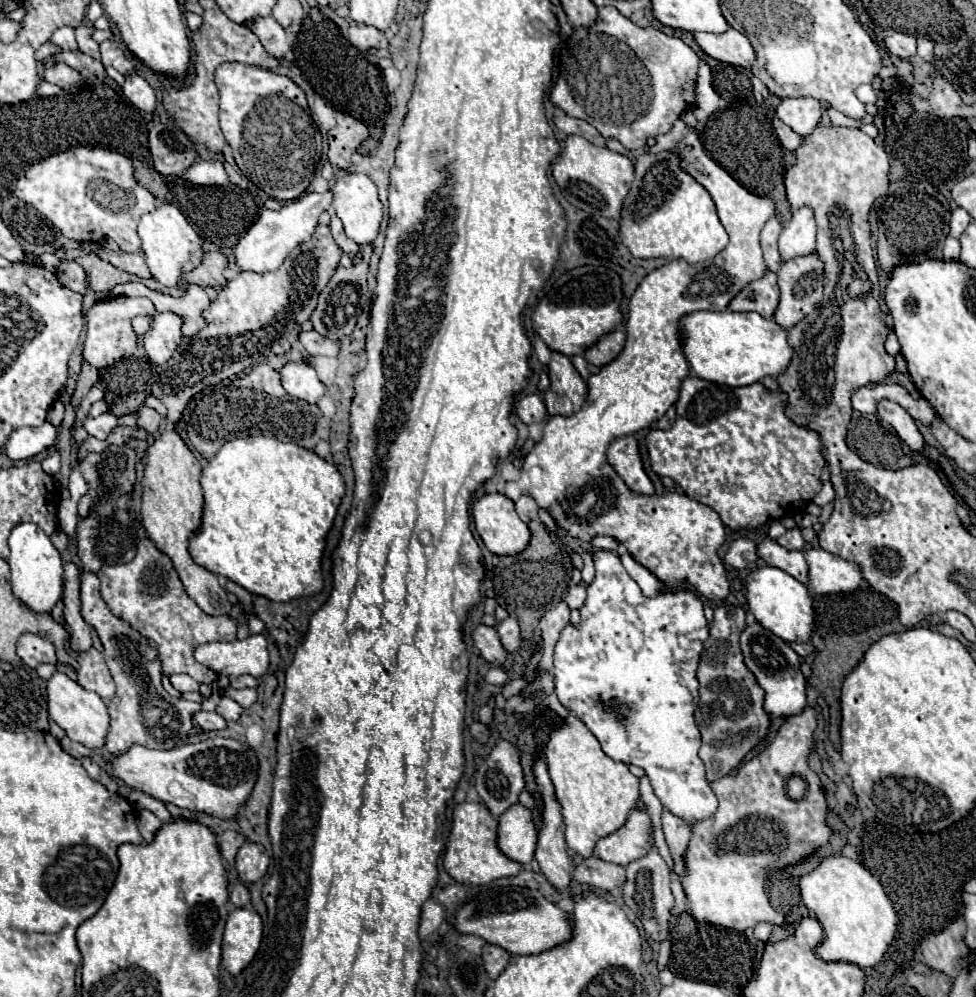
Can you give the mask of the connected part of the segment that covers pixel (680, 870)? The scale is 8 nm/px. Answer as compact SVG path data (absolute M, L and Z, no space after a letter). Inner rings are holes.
M670 811L662 813L662 829L664 829L666 843L670 847L670 855L674 859L674 869L672 871L678 875L678 879L682 879L686 875L684 853L688 849L688 841L690 841L692 829L688 827L688 823L684 823L682 819L674 817Z

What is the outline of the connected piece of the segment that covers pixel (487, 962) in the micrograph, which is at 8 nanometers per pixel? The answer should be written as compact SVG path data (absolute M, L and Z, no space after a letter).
M486 945L482 951L482 959L484 959L484 967L490 979L496 979L502 973L502 969L506 969L510 961L510 953L498 945Z

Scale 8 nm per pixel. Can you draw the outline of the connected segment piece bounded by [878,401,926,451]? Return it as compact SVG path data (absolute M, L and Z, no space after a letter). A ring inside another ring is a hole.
M882 401L882 403L878 405L878 417L884 419L884 421L888 421L888 423L896 429L898 437L900 437L912 451L922 451L922 449L924 449L926 441L924 441L922 433L918 431L916 421L906 413L904 407L900 407L898 403L892 403L892 401Z

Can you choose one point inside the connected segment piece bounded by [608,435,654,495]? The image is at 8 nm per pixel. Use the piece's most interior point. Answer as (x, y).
(623, 455)

